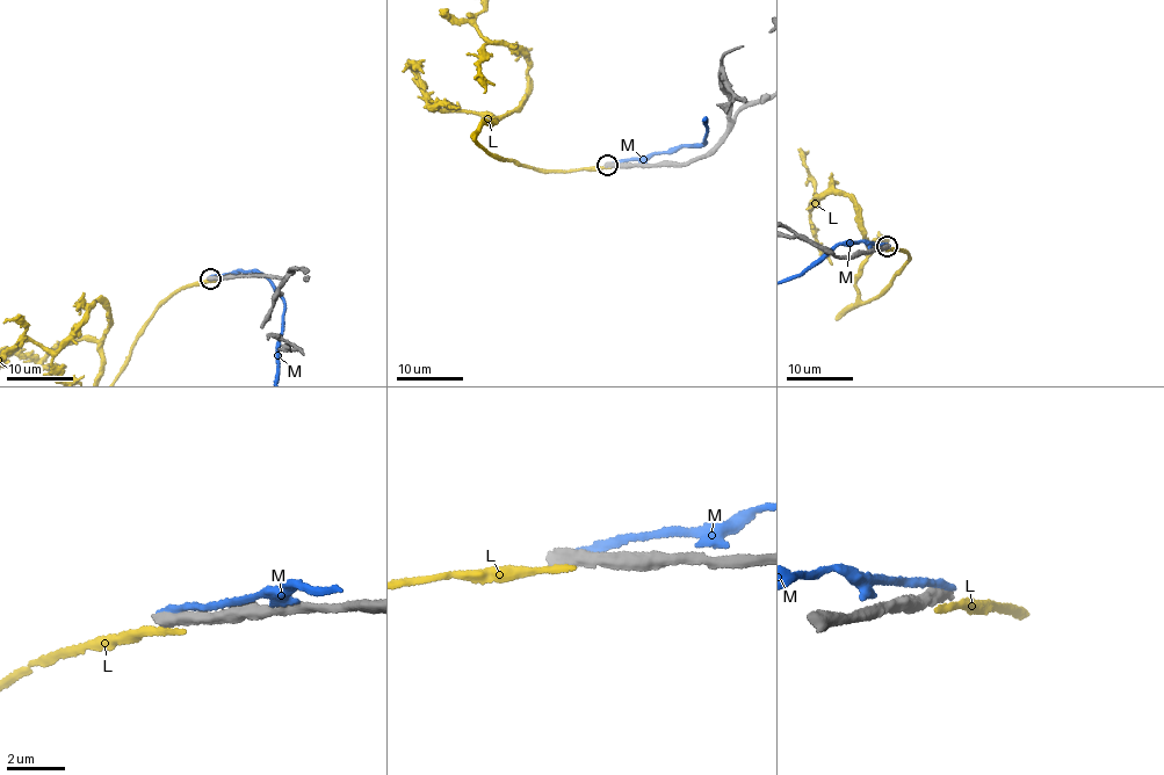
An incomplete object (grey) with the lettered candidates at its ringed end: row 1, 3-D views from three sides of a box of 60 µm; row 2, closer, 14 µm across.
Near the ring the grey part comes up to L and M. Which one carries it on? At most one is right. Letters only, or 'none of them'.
none of them

